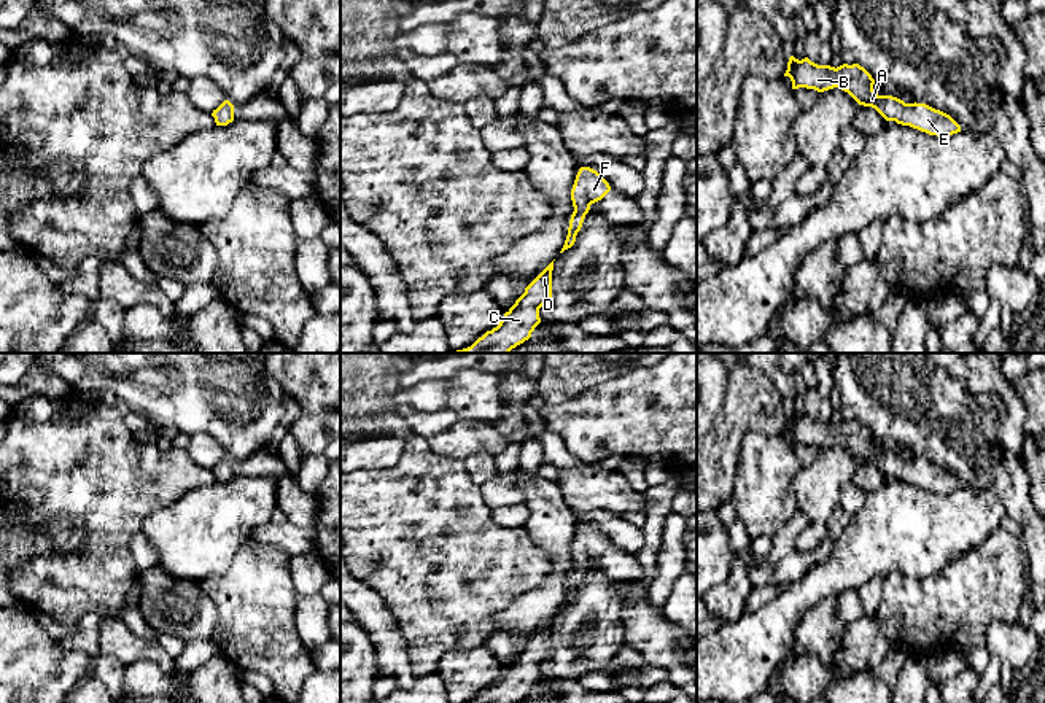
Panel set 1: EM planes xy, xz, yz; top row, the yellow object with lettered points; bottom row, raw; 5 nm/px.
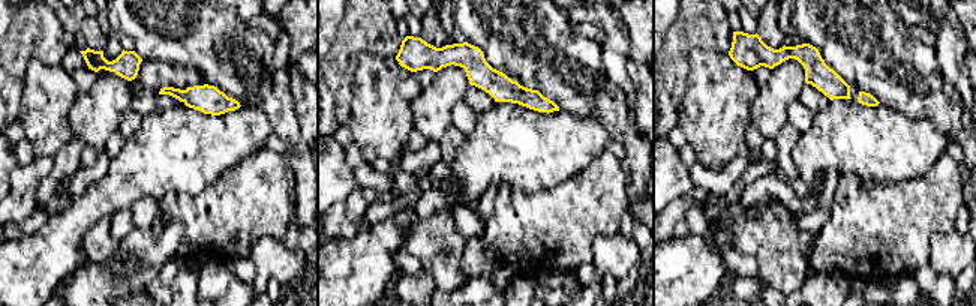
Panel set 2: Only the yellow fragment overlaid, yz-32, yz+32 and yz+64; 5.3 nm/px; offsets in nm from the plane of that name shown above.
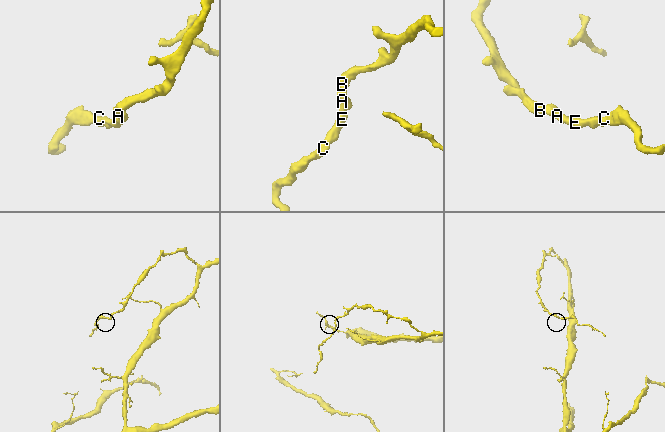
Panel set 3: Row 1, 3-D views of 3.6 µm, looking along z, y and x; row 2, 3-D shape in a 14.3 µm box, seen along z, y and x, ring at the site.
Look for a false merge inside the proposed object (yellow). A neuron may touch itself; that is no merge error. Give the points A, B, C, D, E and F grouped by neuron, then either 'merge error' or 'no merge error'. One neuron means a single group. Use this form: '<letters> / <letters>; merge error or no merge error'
A B C D E F; no merge error

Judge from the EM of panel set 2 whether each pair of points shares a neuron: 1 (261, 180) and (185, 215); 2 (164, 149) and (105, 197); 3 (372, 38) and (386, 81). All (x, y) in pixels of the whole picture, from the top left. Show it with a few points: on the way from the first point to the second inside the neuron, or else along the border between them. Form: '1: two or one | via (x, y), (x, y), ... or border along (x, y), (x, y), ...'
1: one | via (242, 200), (227, 215), (204, 215)
2: one | via (149, 164), (120, 188)
3: two | border along (395, 57), (362, 53), (351, 78)

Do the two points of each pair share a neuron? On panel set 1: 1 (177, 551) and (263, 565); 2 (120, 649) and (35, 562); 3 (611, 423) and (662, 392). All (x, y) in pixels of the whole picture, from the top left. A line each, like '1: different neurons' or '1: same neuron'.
1: different neurons
2: different neurons
3: same neuron

